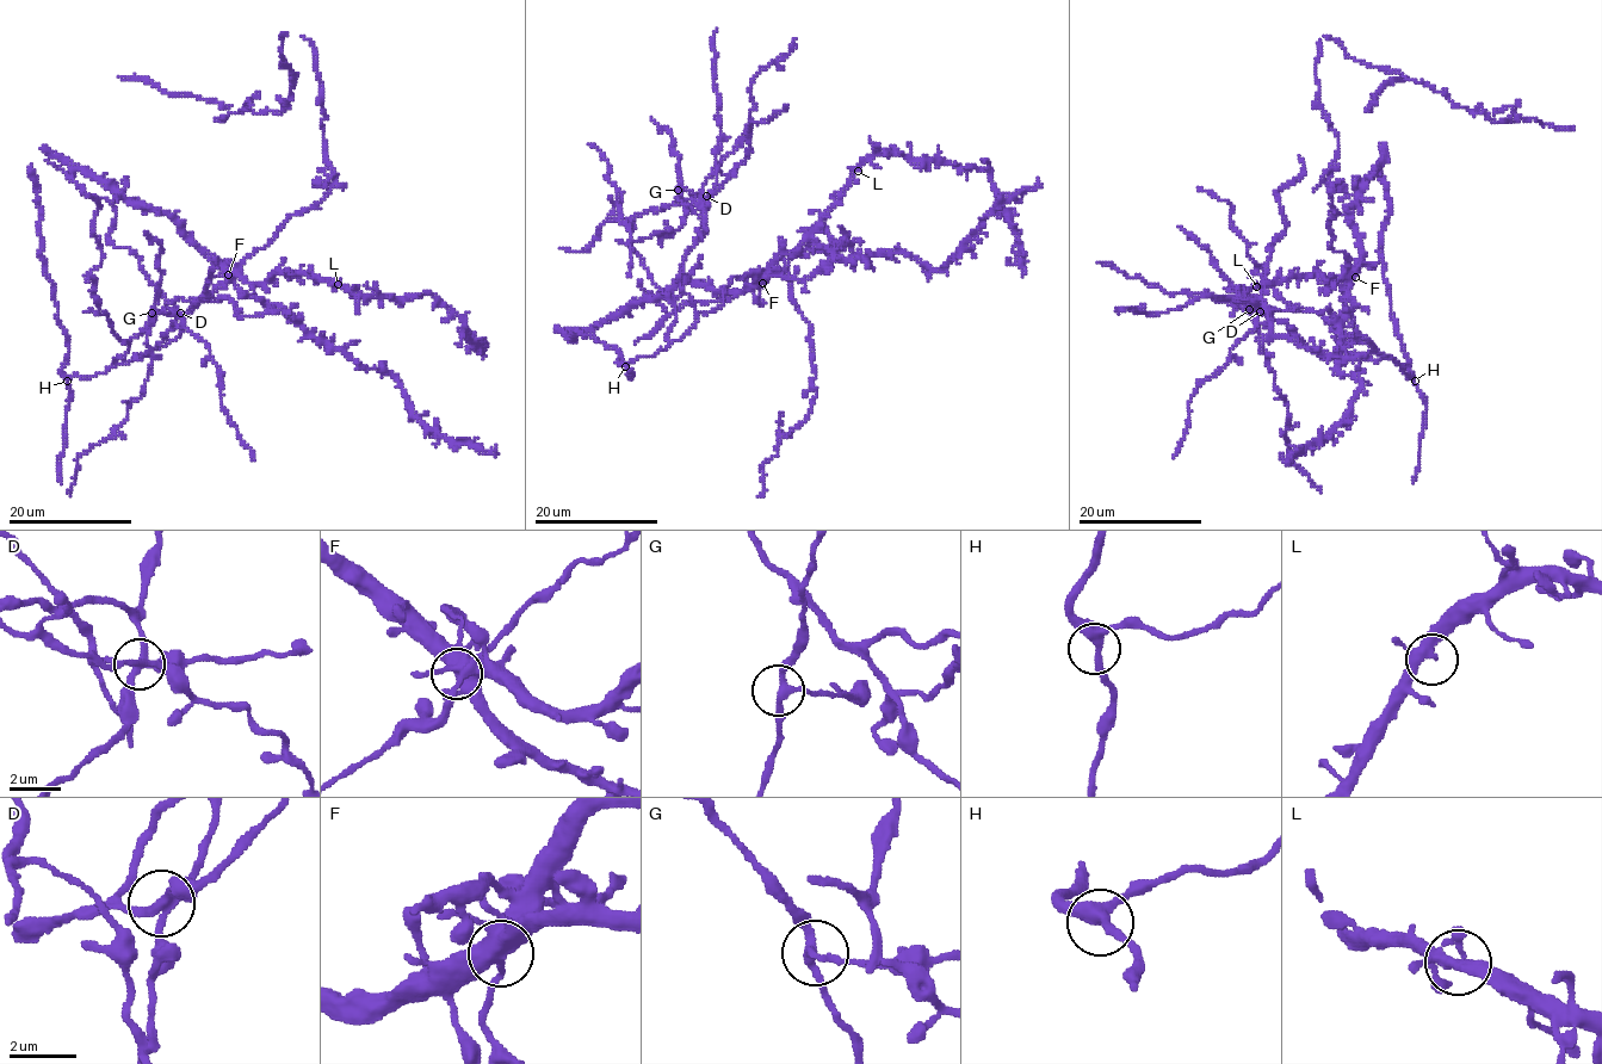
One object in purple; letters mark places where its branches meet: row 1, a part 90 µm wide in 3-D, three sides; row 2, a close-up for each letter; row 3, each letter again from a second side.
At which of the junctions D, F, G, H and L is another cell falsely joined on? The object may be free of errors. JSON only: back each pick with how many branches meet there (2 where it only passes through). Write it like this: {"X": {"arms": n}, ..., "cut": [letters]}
{"D": {"arms": 4}, "cut": ["D"]}

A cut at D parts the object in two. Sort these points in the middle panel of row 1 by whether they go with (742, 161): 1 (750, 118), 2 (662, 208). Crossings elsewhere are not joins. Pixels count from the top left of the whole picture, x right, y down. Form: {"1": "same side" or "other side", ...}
{"1": "same side", "2": "same side"}

